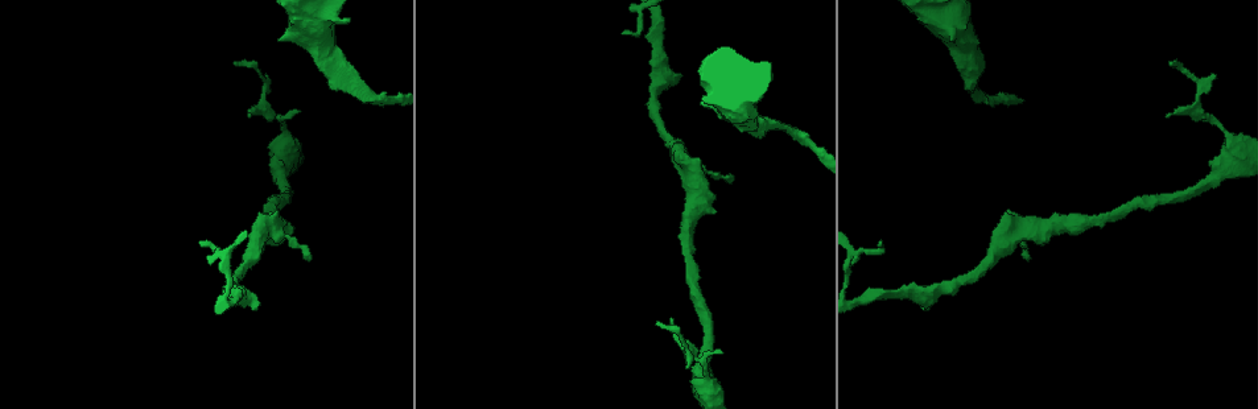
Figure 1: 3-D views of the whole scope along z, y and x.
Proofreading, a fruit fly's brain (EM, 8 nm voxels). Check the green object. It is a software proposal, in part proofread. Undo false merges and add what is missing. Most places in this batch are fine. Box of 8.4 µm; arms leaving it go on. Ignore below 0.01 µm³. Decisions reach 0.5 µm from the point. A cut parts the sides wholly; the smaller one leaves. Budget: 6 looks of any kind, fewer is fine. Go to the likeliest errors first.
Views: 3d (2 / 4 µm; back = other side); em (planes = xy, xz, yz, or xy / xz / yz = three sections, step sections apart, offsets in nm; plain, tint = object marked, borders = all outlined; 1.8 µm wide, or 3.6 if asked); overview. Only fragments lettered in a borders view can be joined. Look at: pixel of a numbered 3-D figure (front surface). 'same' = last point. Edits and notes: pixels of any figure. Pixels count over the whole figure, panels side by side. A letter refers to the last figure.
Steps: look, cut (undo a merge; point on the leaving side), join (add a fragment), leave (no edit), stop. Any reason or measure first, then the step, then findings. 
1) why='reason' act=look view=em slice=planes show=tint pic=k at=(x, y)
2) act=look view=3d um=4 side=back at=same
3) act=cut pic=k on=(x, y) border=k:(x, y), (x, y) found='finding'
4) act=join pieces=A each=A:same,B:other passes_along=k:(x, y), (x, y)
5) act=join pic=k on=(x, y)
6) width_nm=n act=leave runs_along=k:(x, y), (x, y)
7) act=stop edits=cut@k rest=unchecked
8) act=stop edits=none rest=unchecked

why='sudden change in width' act=look view=em slice=yz step=4 show=tint pic=1 at=(688, 350)

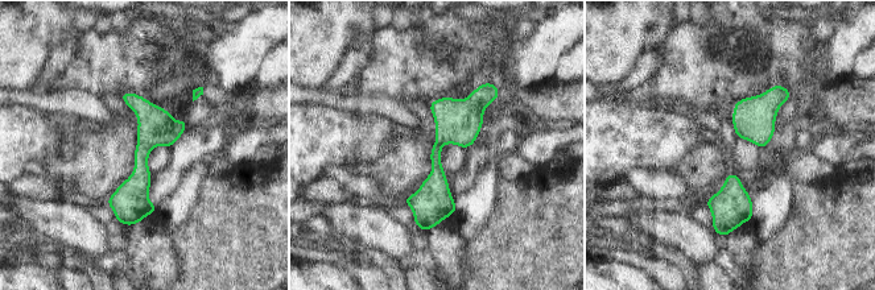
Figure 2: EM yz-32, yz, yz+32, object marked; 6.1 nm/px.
why='cut it another way' act=look view=em slice=xy step=8 show=borders at=same

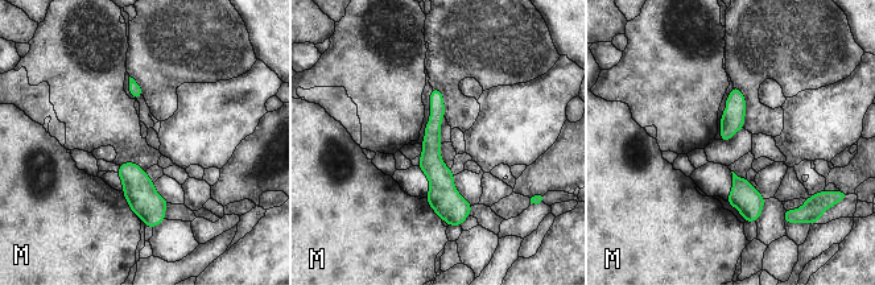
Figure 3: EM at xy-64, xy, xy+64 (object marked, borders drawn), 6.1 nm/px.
act=leave each=M:other border=3:(122, 191), (127, 205), (137, 215) found='continuous, no second neuron'

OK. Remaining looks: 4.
why='free end' act=look view=em slice=xy step=4 show=tint pic=1 at=(681, 76)

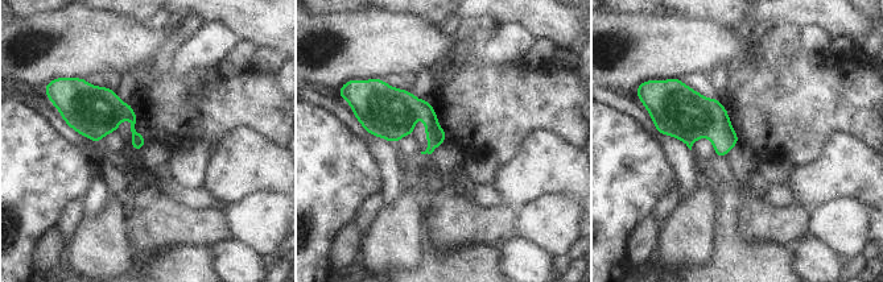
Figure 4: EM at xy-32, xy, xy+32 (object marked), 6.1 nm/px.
act=look view=em slice=planes show=tint at=same

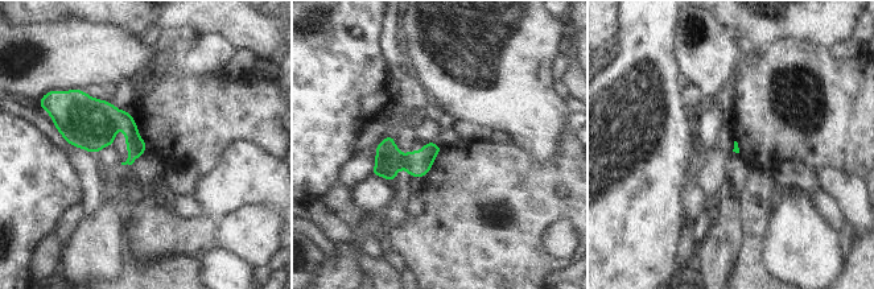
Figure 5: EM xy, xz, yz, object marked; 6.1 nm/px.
act=look view=em slice=planes show=borders at=same

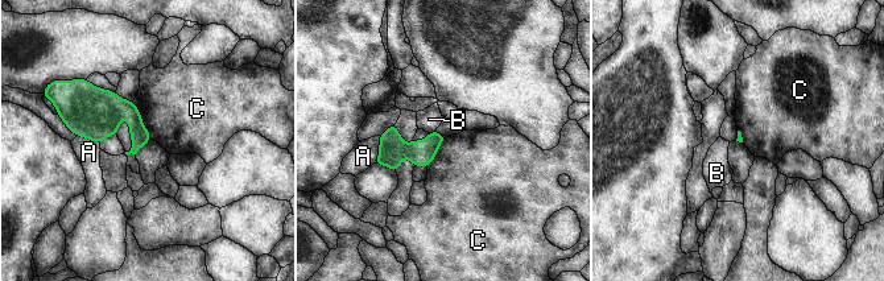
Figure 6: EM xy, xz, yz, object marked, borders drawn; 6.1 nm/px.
act=leave each=A:other,B:other,C:other border=6:(132, 102), (151, 139) found='no lettered fragment goes on from it'

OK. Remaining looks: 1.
act=stop edits=none rest=unchecked

